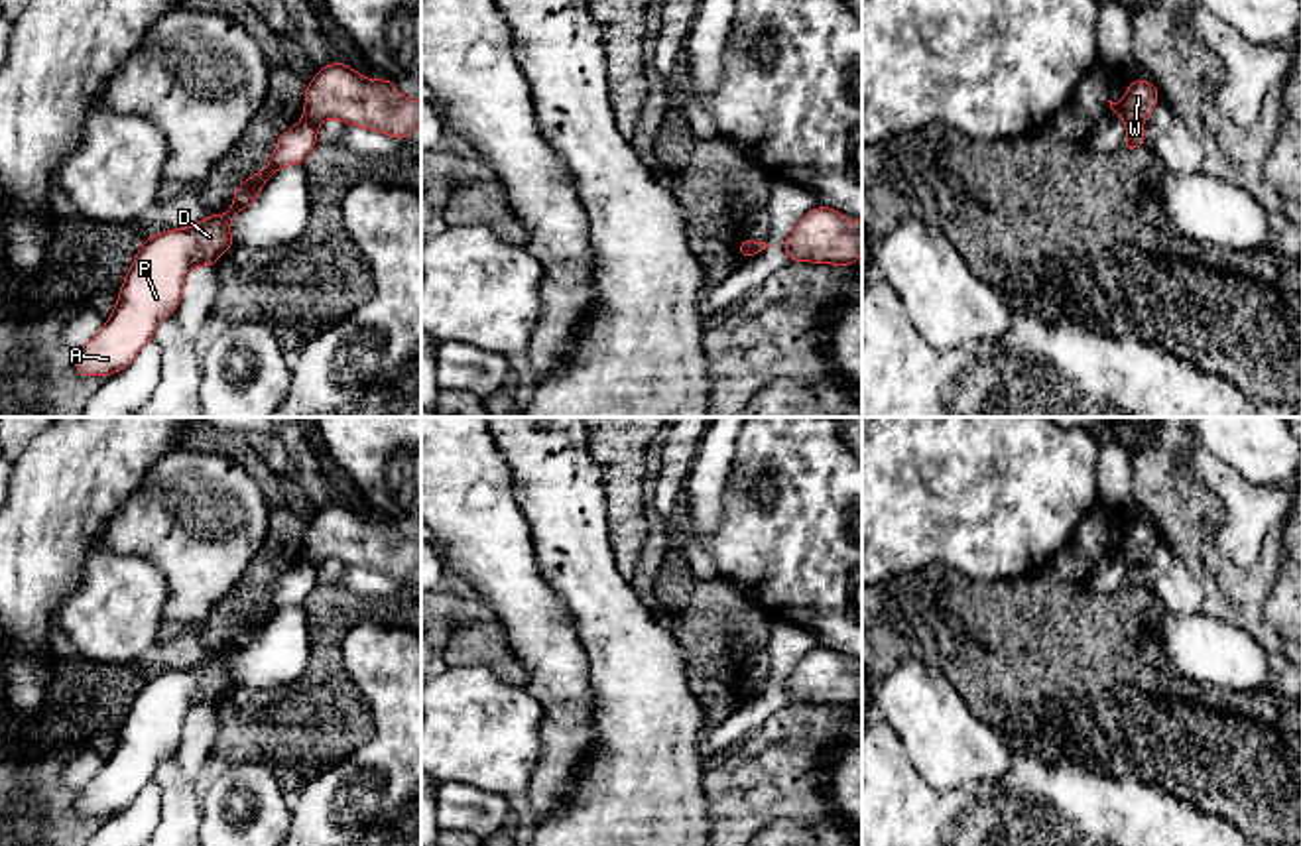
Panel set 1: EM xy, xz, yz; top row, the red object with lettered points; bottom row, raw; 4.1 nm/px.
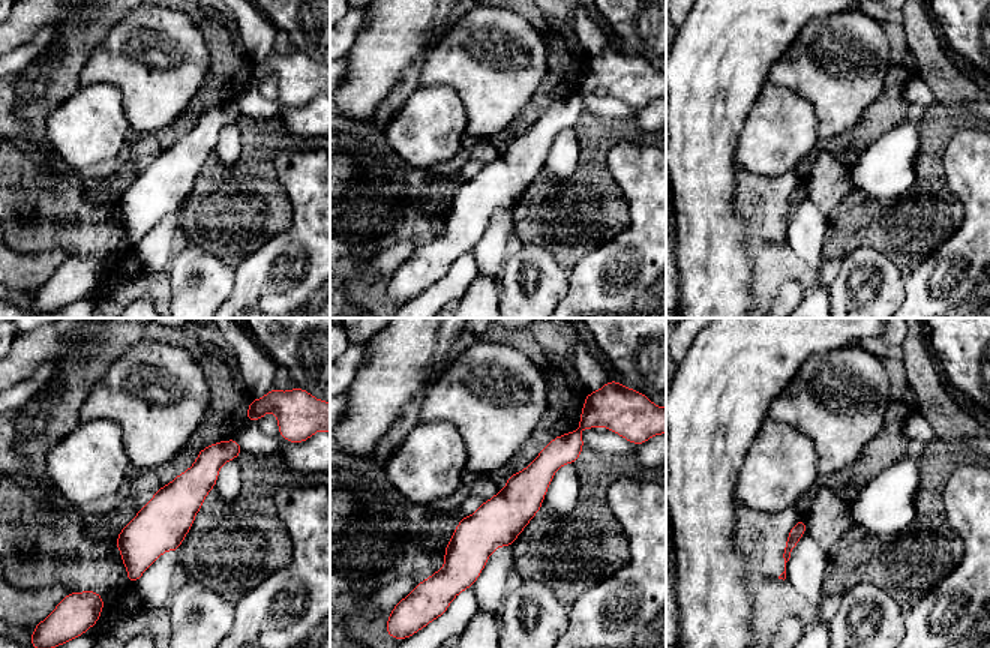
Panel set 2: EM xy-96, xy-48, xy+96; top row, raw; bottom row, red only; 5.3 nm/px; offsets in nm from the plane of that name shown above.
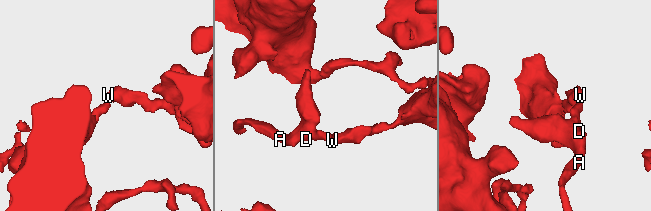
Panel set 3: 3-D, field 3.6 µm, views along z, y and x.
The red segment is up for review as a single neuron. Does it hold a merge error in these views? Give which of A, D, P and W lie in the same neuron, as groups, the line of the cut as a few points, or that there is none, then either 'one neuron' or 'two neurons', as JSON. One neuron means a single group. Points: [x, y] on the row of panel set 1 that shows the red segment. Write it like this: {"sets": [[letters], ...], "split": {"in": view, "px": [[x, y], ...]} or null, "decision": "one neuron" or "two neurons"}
{"sets": [["A", "D", "P"], ["W"]], "split": {"in": "yz", "px": [[1126, 120], [1140, 124]]}, "decision": "two neurons"}

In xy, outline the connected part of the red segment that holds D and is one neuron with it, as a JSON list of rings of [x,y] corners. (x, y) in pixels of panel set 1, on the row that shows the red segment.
[[[297,122],[279,136],[270,163],[238,185],[226,214],[209,214],[195,226],[144,238],[112,315],[77,354],[77,374],[108,378],[124,370],[154,338],[157,323],[179,309],[187,273],[197,266],[213,268],[234,246],[230,220],[256,201],[278,169],[303,165],[317,140],[315,124]]]

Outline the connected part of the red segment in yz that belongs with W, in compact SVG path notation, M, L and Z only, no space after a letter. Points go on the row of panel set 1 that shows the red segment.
M1132 81L1122 102L1108 102L1124 122L1142 124L1157 106L1159 91L1151 81Z

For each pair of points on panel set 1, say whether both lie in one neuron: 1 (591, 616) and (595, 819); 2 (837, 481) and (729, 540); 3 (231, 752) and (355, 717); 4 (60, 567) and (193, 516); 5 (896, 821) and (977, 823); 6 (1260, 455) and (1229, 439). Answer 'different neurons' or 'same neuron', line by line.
1: same neuron
2: same neuron
3: same neuron
4: different neurons
5: same neuron
6: same neuron

